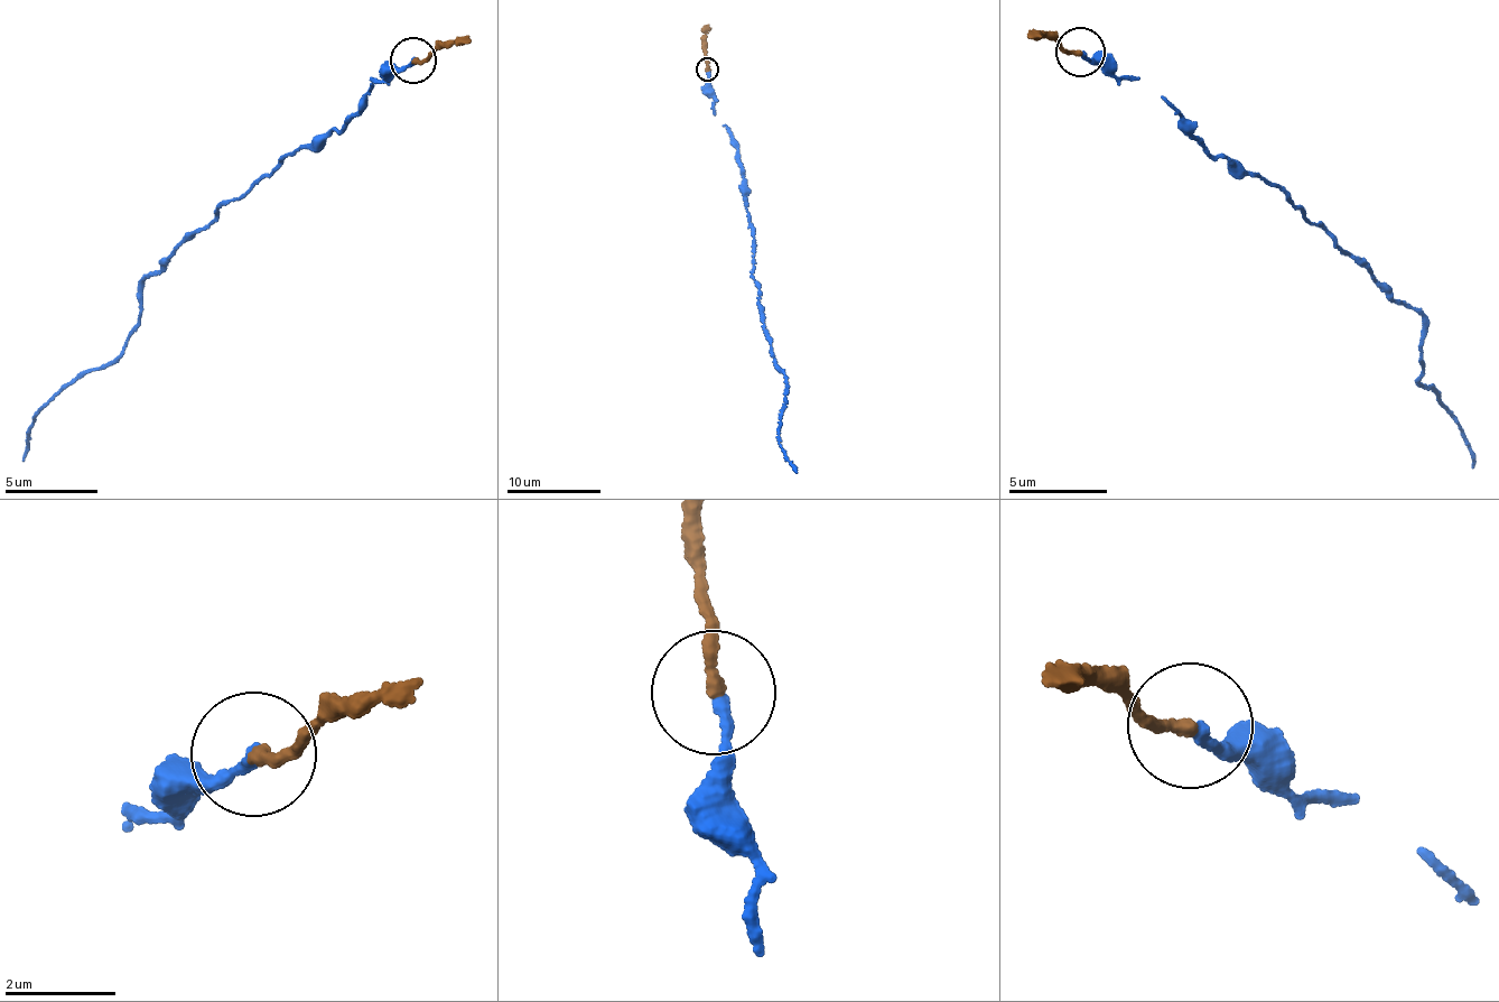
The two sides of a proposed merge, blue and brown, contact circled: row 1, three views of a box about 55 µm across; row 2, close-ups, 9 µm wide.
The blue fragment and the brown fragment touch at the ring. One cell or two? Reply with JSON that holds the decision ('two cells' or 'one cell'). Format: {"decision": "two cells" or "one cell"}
{"decision": "one cell"}

